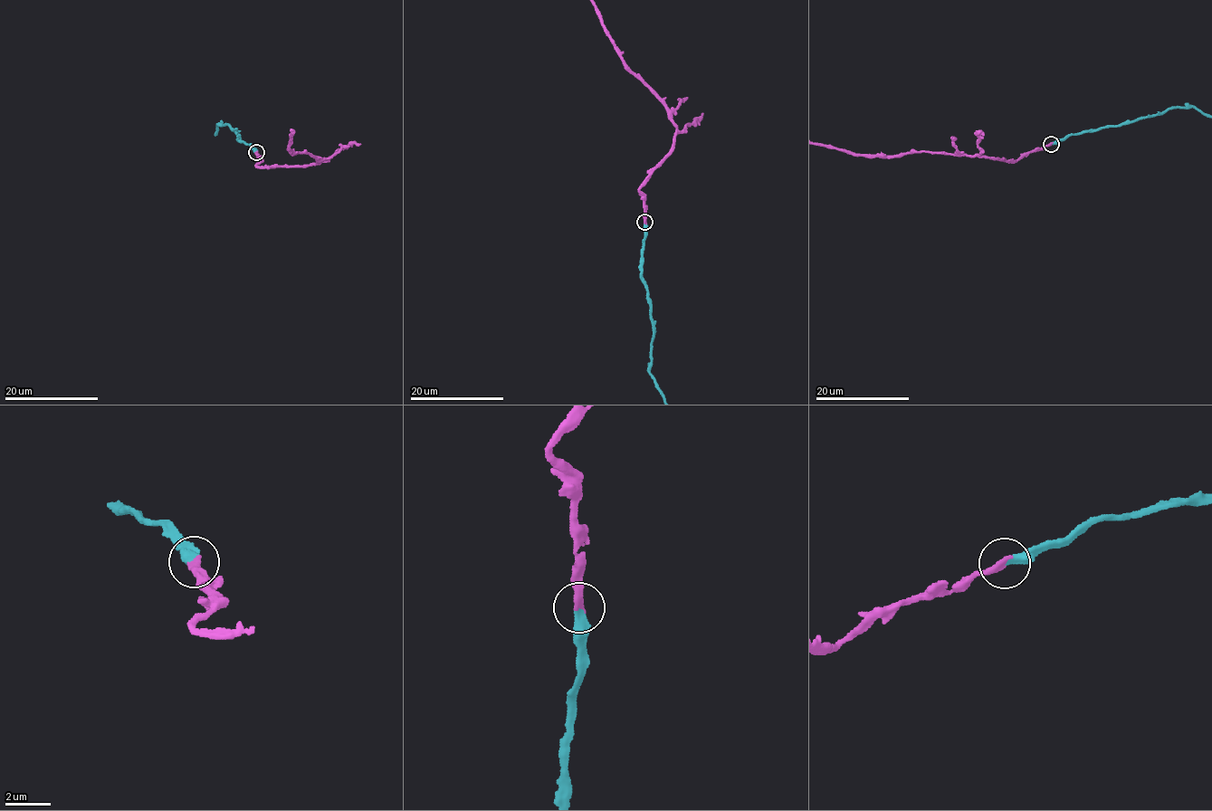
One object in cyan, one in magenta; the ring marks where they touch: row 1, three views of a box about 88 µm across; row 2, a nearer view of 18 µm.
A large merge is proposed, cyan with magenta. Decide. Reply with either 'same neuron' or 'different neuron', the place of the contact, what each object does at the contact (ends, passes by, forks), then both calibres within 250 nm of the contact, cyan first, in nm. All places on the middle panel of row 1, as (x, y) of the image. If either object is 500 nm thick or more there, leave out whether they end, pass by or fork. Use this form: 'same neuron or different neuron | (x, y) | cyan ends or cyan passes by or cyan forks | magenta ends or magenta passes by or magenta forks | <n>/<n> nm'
same neuron | (644, 222) | cyan ends | magenta ends | 360/320 nm

